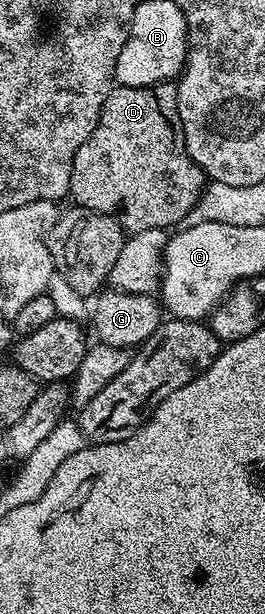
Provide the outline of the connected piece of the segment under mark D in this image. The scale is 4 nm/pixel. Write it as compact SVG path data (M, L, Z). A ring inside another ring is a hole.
M173 86L119 87L108 93L96 129L80 145L72 165L70 195L79 207L110 215L126 233L144 229L173 228L181 224L202 195L204 176L186 152L182 122L178 116L178 93Z

